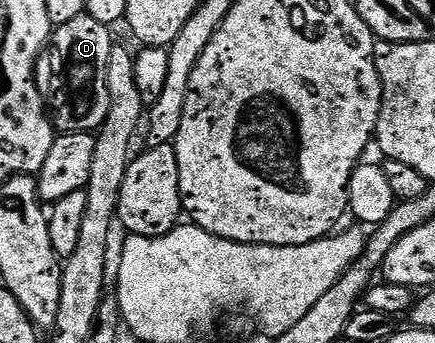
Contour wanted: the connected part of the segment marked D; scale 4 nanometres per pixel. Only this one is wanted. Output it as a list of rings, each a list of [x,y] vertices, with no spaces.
[[[78,17],[52,32],[47,48],[35,62],[35,83],[60,134],[95,133],[105,123],[109,115],[107,68],[113,48],[111,33],[97,19]]]

